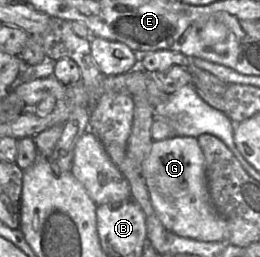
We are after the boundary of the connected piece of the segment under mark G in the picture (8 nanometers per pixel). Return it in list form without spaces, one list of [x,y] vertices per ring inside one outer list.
[[[172,136],[153,141],[142,171],[152,205],[168,232],[199,241],[227,241],[227,225],[212,204],[206,160],[196,137]]]

